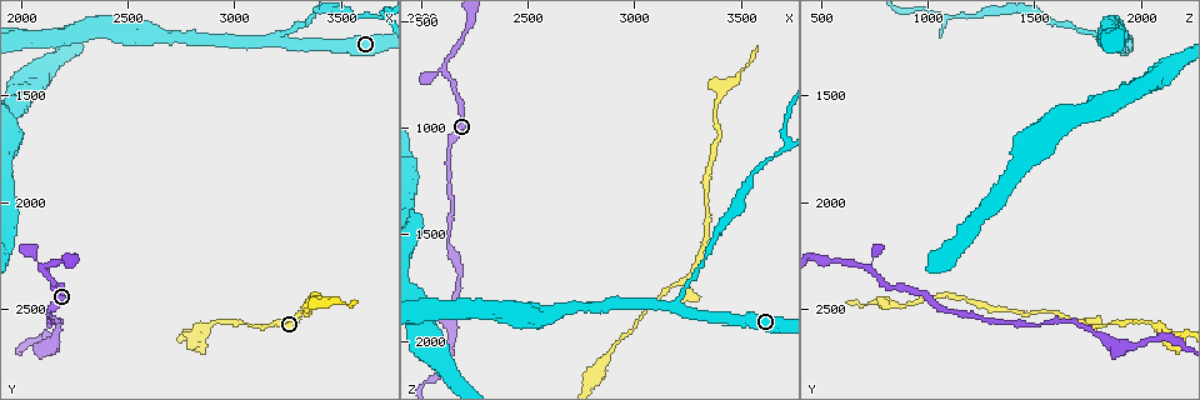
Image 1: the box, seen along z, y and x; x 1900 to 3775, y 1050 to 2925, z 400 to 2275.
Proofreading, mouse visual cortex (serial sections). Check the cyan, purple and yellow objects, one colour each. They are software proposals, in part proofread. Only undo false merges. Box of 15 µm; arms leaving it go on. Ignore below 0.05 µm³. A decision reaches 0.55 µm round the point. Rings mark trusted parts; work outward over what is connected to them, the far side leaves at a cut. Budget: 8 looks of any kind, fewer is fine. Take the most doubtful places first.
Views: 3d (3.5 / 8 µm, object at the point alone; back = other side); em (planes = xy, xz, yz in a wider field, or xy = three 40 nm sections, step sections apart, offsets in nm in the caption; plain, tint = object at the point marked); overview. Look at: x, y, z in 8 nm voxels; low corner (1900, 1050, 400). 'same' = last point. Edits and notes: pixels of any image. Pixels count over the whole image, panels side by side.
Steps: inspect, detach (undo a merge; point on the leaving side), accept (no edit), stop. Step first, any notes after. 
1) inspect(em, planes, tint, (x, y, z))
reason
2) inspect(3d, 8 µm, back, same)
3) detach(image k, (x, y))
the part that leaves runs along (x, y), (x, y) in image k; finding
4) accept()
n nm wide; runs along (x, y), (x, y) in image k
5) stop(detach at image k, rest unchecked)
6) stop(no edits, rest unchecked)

inspect(3d, 8 µm, back, (2820, 2630, 2150))
arms part here

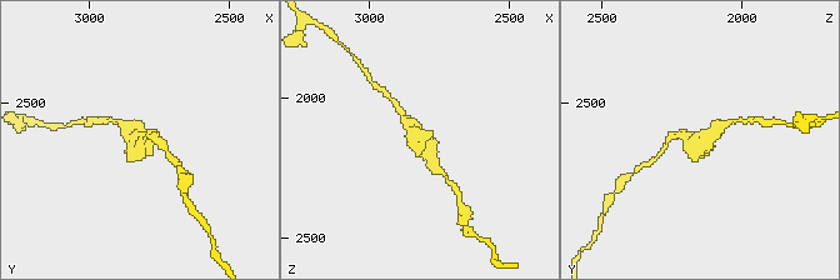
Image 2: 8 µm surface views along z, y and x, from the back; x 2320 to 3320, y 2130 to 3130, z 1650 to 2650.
inspect(3d, 3.5 µm, (2820, 2620, 2150))

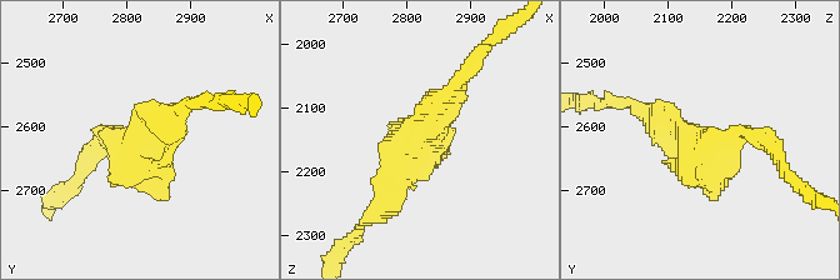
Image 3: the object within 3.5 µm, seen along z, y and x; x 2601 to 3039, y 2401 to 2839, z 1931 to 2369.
inspect(em, planes, tint, (2815, 2625, 2145))

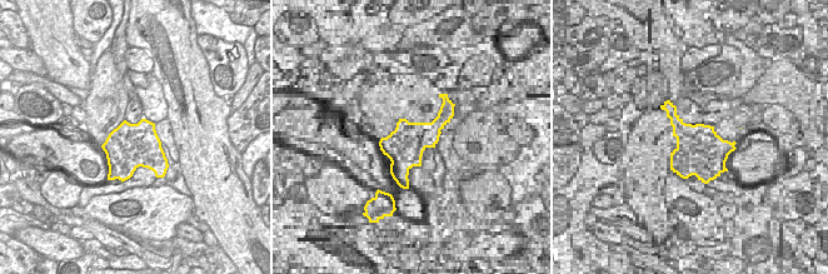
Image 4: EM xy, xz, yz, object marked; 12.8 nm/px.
accept()
runs along (459, 80), (398, 154), (385, 205) in image 3; continuous, no second cell

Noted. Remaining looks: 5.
inspect(3d, 3.5 µm, (2090, 2320, 740))
three-way junction

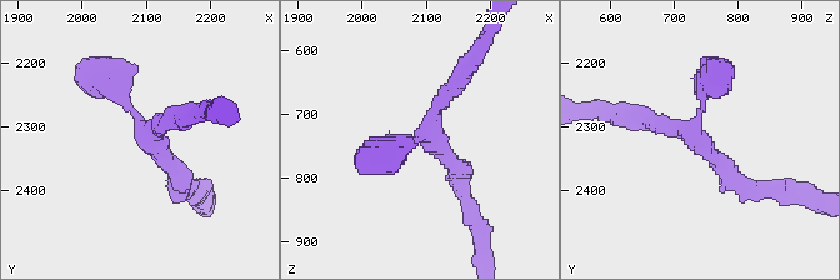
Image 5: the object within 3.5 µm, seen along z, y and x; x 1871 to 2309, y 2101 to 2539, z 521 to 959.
accept()
arms of 250, 250, 250 nm; runs along (743, 189), (685, 128), (628, 116) in image 5; all the same cell

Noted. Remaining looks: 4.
inspect(3d, 3.5 µm, (3190, 1250, 1840))
sharp bend

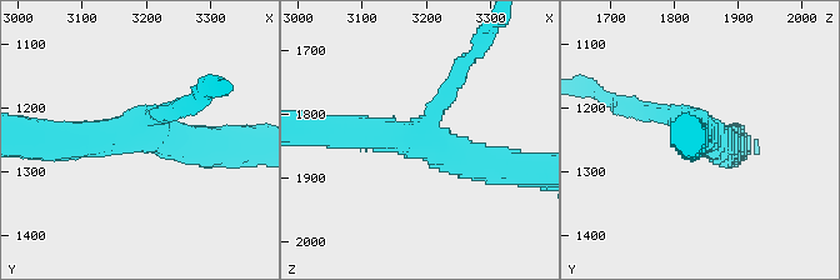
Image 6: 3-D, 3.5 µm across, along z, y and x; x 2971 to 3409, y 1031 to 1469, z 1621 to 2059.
inspect(em, xy, step 3, tint, (3200, 1240, 1845))
3 arms; arms of 200, 400, 500 nm; need the tissue

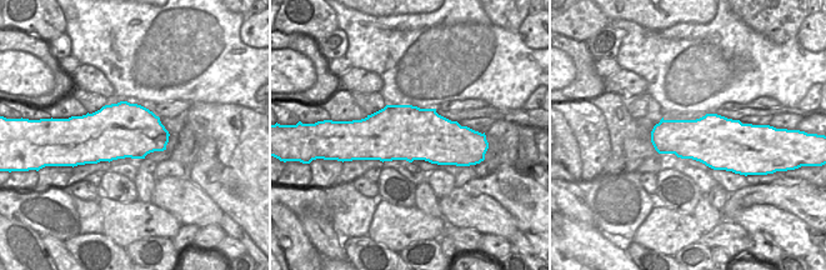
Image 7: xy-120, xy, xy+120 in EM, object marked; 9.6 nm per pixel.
inspect(em, xy, step 5, tint, same)
another direction

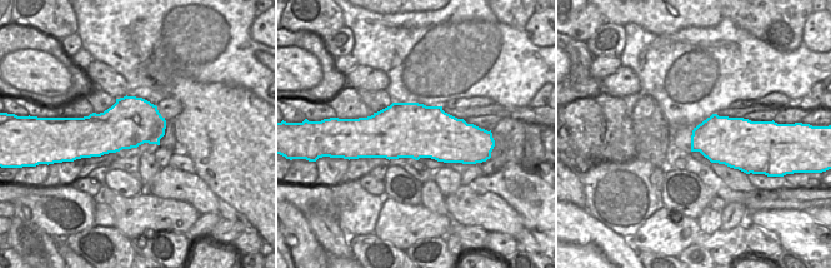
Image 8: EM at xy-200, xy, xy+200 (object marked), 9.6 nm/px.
accept()
runs along (503, 166), (425, 141), (341, 131) in image 6; one cell here

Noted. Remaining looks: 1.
stop(no edits, rest unchecked)

